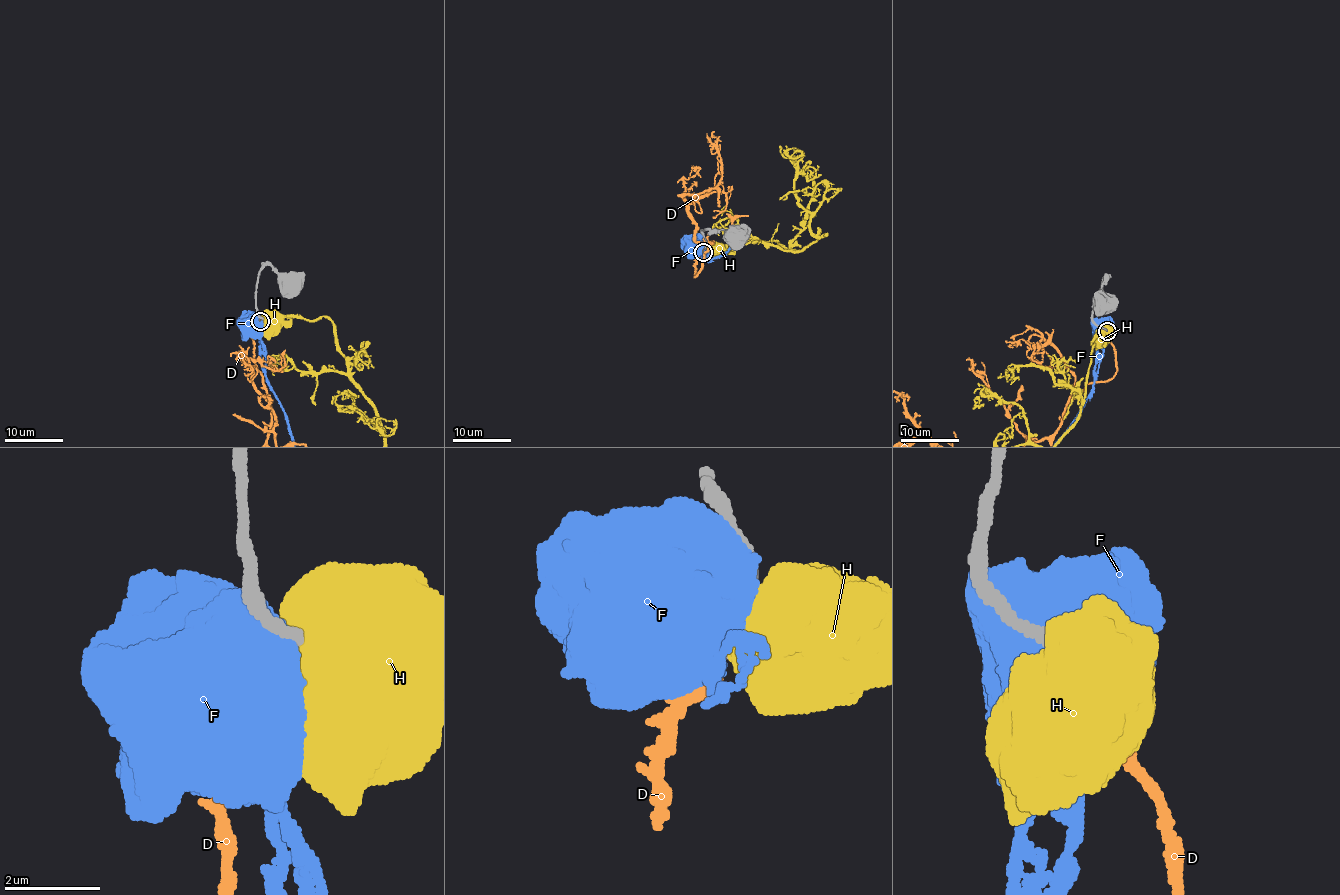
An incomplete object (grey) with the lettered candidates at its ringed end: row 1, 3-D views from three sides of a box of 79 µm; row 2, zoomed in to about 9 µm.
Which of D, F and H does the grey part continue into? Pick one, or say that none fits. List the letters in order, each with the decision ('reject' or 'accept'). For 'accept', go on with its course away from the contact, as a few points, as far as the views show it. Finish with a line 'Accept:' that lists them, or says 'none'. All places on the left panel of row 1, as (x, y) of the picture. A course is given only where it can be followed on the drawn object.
D: reject
F: reject
H: reject
Accept: none

